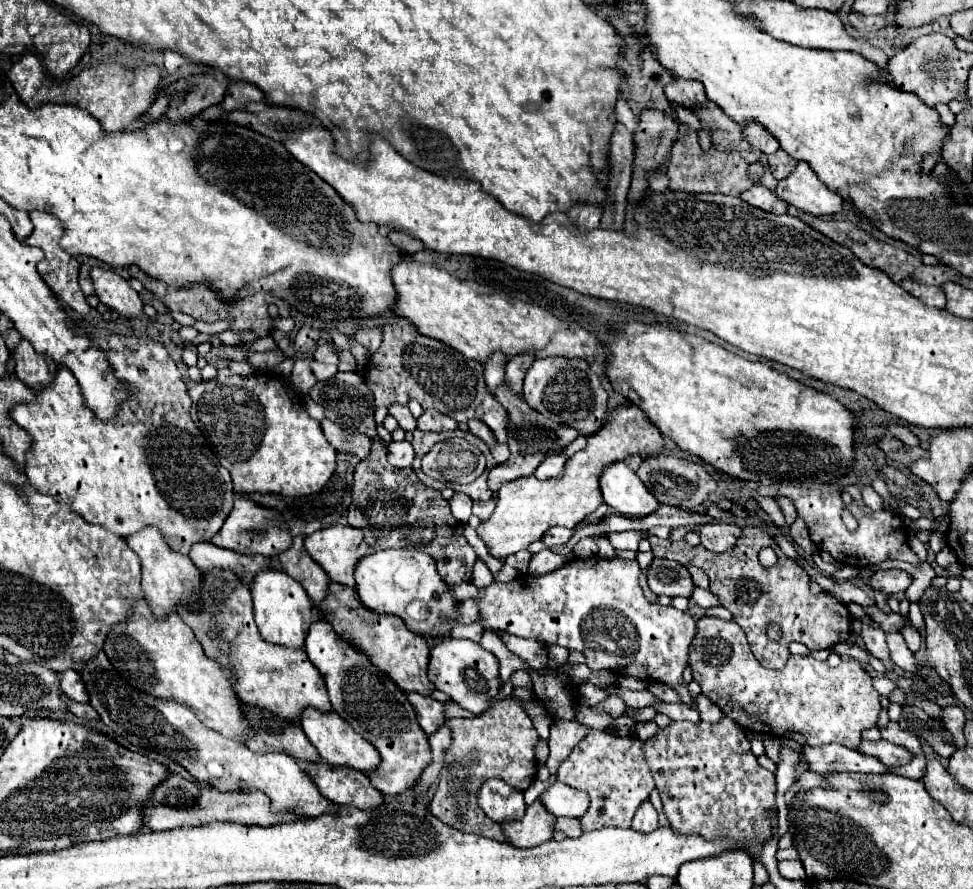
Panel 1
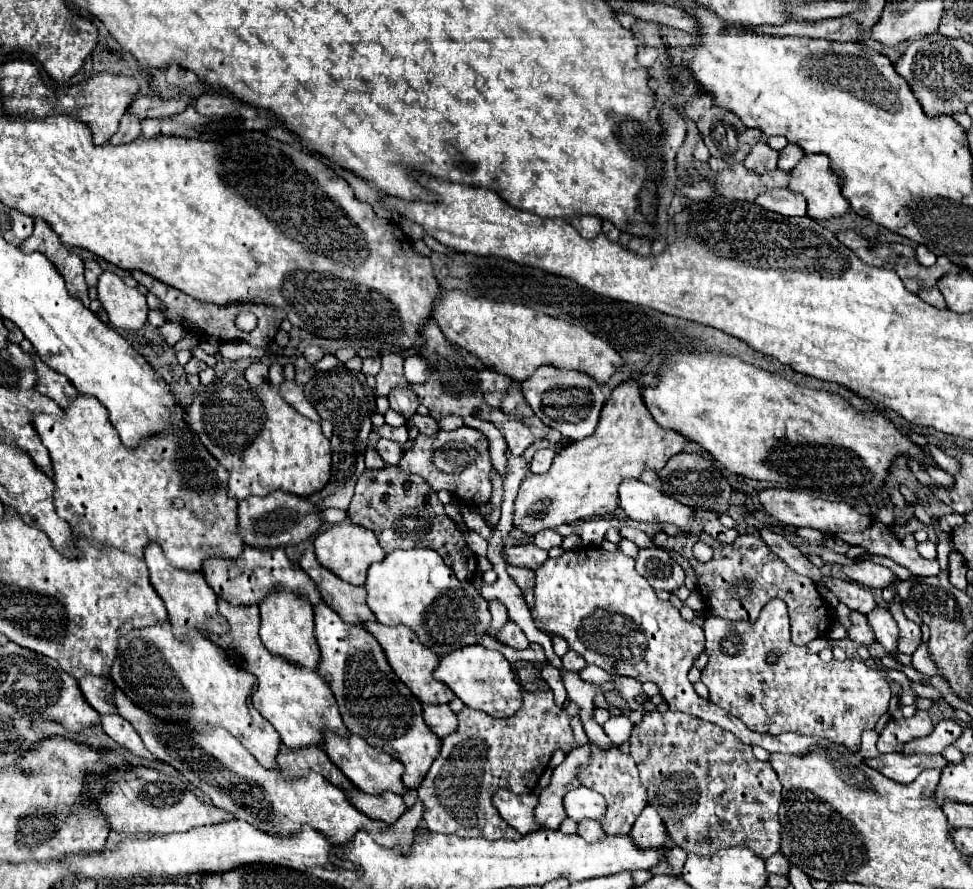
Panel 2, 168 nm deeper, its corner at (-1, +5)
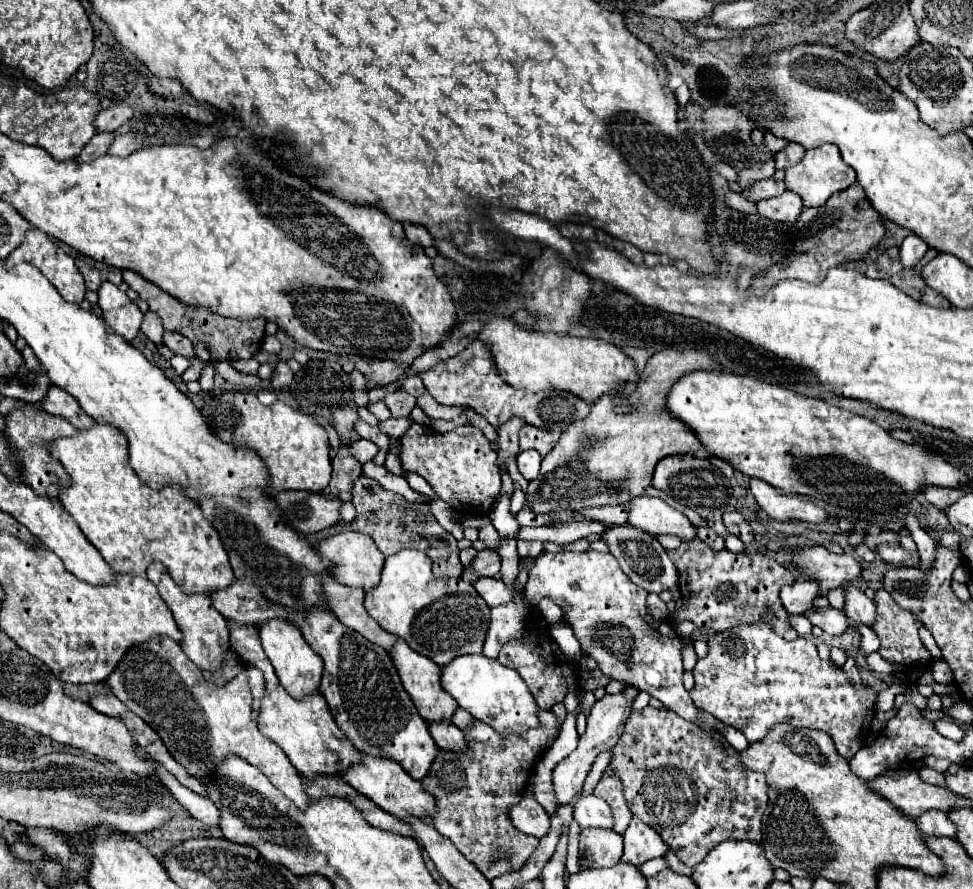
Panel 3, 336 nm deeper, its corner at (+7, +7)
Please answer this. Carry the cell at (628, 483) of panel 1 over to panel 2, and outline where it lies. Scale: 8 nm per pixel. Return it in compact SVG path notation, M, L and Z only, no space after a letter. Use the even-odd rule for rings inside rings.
M625 479L619 487L619 505L633 521L645 523L673 523L685 527L693 509L659 493L643 481Z

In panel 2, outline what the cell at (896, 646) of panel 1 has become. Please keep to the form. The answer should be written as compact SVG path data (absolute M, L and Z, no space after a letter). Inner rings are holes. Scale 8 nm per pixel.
M875 607L871 613L867 613L867 619L869 619L869 627L873 629L875 639L887 649L887 653L897 653L899 631L891 613L887 609Z

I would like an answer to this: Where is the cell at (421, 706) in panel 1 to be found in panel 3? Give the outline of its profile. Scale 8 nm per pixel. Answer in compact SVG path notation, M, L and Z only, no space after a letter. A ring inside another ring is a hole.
M451 721L429 723L429 733L439 749L465 749L463 731Z

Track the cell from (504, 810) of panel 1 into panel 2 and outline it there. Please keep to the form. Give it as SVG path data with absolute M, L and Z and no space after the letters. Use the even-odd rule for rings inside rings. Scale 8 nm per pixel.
M501 789L501 791L495 793L493 803L495 803L499 815L511 827L515 827L521 835L527 835L527 833L533 833L533 831L543 829L541 823L537 823L533 819L533 811L537 807L537 795L529 793L529 795L519 795L517 797L517 795Z

